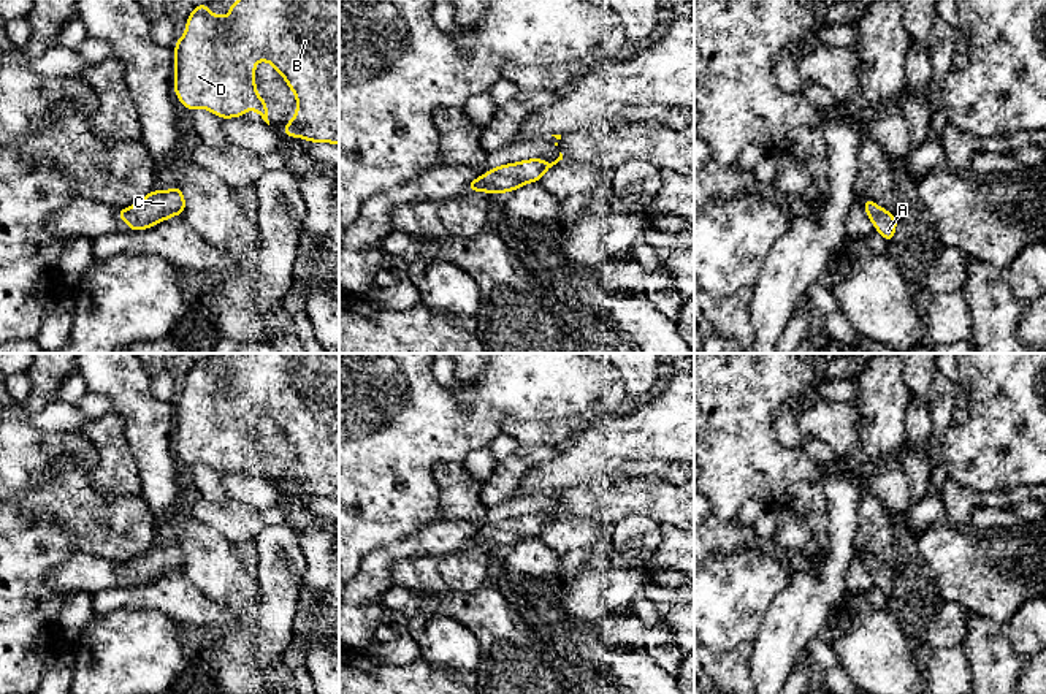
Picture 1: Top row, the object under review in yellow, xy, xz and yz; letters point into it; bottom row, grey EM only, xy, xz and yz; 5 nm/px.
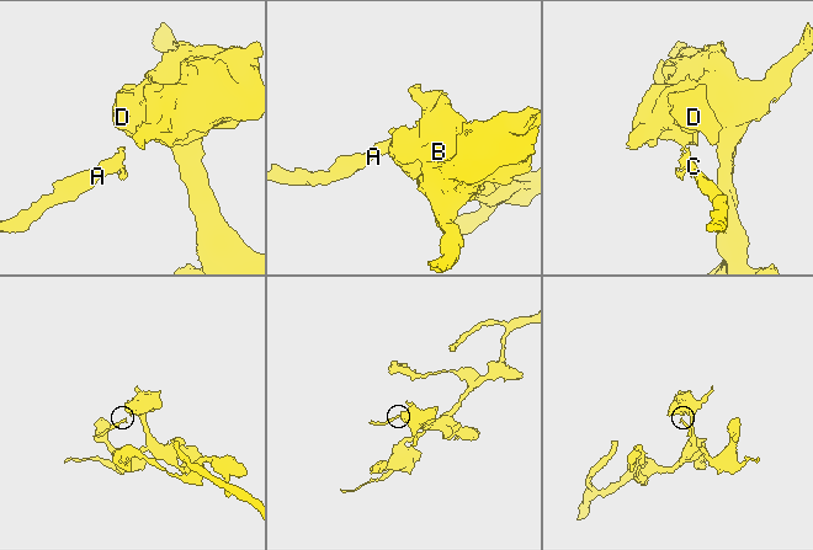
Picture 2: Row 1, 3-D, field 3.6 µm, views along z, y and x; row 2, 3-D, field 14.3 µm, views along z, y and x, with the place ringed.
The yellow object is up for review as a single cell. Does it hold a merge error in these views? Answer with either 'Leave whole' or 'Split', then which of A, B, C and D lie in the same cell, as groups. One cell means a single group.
Leave whole. Groups: A B C D

